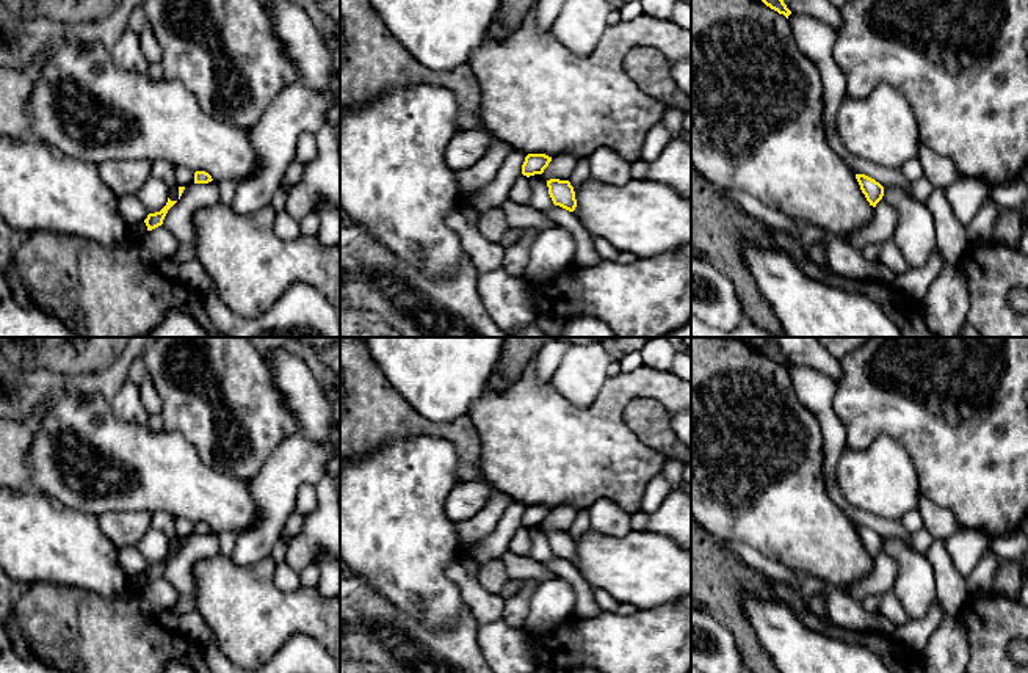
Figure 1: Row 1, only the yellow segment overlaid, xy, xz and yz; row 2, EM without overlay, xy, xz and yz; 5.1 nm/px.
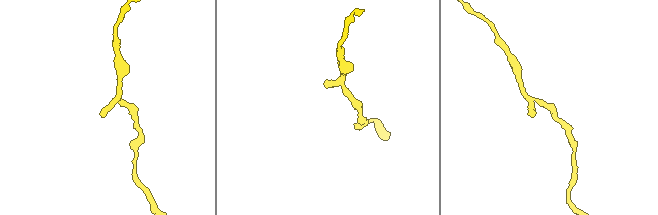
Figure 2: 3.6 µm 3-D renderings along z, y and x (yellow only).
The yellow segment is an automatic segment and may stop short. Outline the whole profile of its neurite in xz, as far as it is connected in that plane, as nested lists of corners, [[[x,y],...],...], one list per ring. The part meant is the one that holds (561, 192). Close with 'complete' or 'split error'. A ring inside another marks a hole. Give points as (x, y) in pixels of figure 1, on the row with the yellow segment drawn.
[[[550,179],[547,180],[547,187],[555,206],[559,206],[569,212],[575,210],[575,191],[569,180]]]; complete

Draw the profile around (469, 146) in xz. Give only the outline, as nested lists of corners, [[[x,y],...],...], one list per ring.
[[[461,130],[445,151],[447,165],[456,173],[480,162],[489,151],[492,136],[483,130]]]

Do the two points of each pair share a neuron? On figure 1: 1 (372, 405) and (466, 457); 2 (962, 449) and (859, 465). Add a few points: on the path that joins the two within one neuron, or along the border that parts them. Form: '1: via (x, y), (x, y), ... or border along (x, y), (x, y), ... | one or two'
1: via (397, 418), (416, 425), (450, 432) | one
2: border along (879, 435), (894, 438), (908, 452), (922, 491) | two

